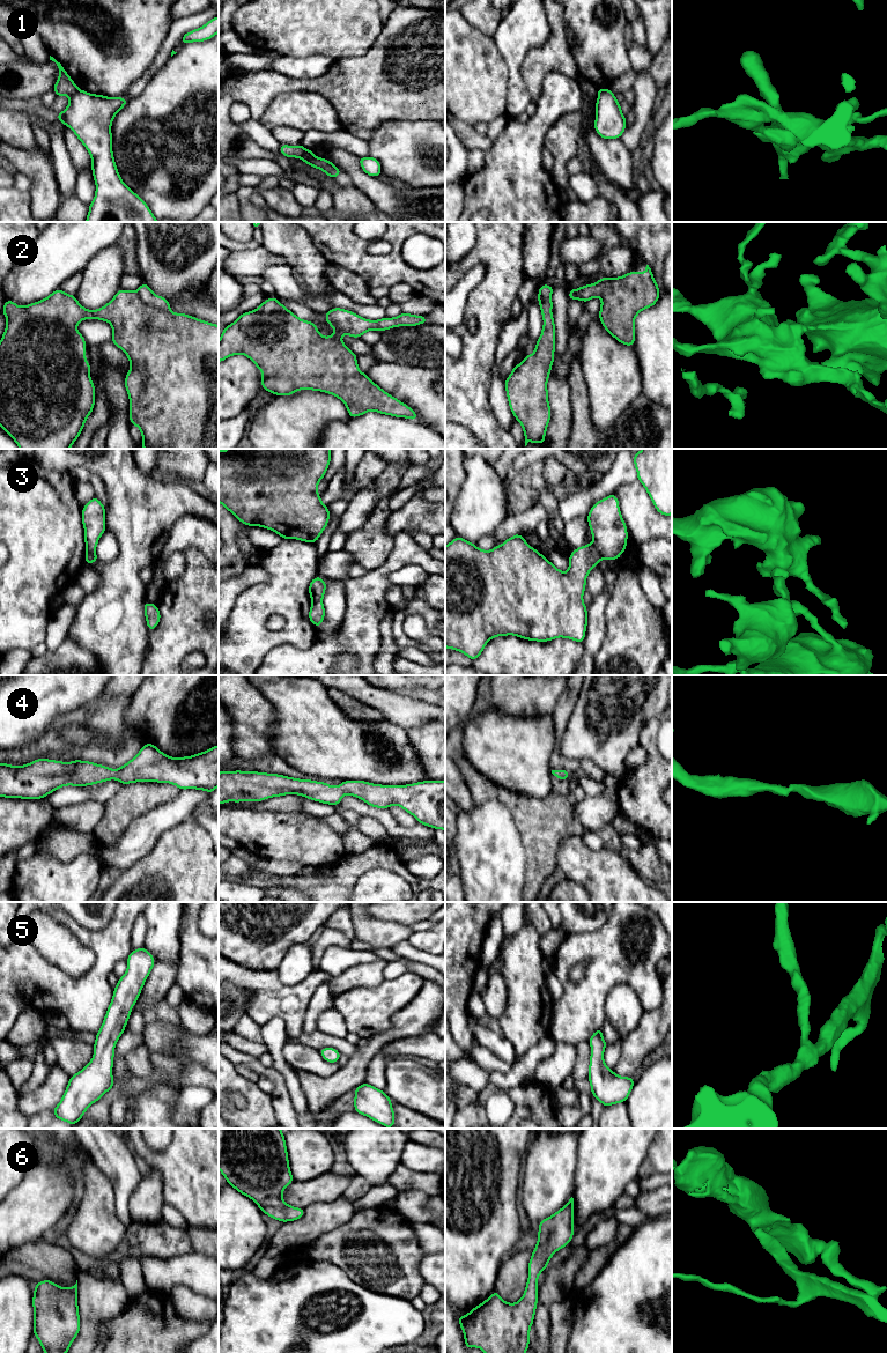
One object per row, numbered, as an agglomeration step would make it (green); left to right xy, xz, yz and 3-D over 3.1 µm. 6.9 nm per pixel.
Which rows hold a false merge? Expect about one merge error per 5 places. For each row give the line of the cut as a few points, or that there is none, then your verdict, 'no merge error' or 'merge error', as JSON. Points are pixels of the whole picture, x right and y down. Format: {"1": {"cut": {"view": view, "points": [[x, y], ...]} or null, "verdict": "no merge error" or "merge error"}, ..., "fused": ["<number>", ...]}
{"1": {"cut": {"view": "xz", "points": [[305, 149], [298, 157]]}, "verdict": "merge error"}, "2": {"cut": null, "verdict": "no merge error"}, "3": {"cut": {"view": "yz", "points": [[592, 544], [603, 557]]}, "verdict": "merge error"}, "4": {"cut": null, "verdict": "no merge error"}, "5": {"cut": null, "verdict": "no merge error"}, "6": {"cut": null, "verdict": "no merge error"}, "fused": ["1", "3"]}

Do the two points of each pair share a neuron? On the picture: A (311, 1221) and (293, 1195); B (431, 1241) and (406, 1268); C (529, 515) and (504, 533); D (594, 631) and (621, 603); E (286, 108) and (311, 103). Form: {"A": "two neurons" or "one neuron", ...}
{"A": "two neurons", "B": "two neurons", "C": "one neuron", "D": "two neurons", "E": "one neuron"}

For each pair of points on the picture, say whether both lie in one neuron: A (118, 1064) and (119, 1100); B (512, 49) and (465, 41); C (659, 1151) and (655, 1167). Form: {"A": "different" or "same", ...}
{"A": "same", "B": "different", "C": "same"}

